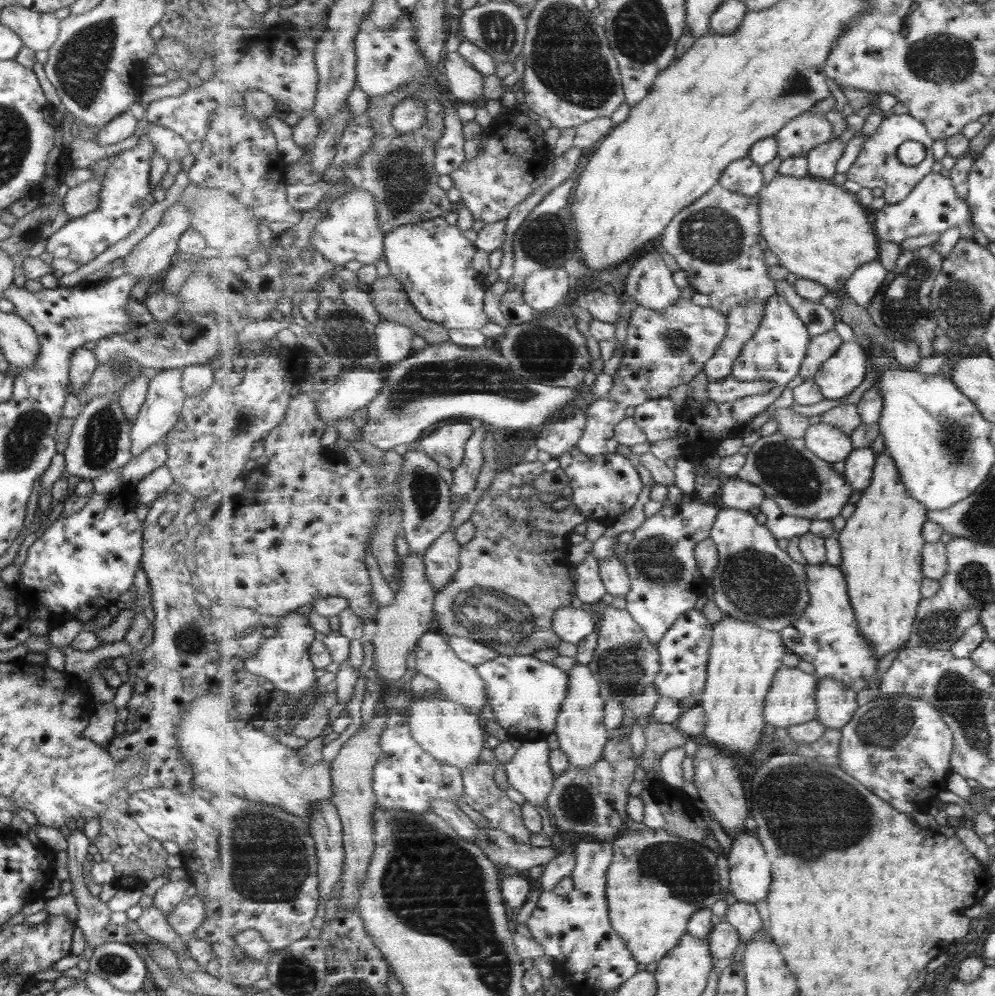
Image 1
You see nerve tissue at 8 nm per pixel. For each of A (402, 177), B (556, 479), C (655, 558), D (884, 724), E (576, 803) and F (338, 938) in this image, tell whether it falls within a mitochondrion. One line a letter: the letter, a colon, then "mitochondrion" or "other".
A: mitochondrion
B: other
C: mitochondrion
D: mitochondrion
E: mitochondrion
F: other

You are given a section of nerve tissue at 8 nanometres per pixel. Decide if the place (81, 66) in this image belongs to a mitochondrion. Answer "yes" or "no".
yes

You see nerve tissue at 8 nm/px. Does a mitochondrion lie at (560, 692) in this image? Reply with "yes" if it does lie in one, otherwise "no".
no

